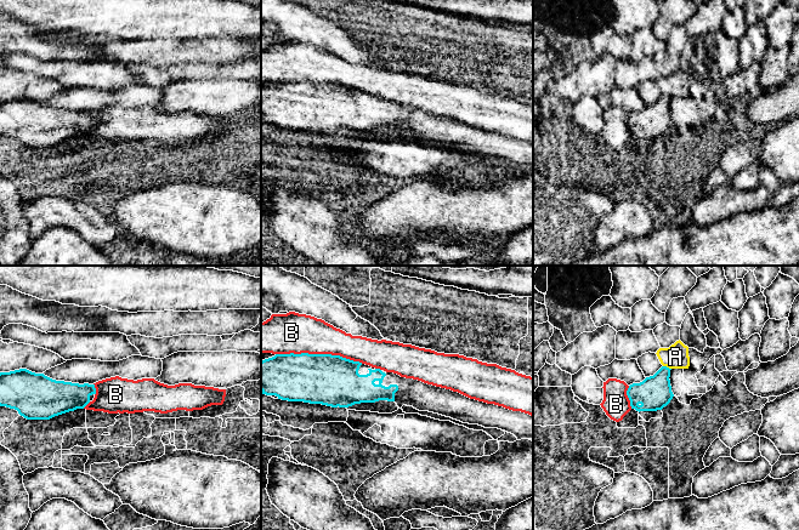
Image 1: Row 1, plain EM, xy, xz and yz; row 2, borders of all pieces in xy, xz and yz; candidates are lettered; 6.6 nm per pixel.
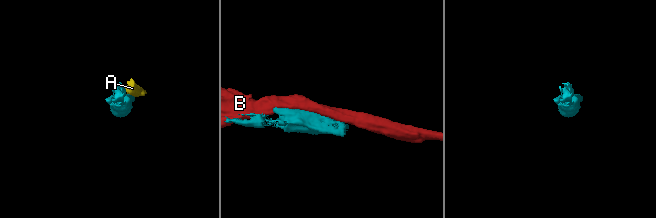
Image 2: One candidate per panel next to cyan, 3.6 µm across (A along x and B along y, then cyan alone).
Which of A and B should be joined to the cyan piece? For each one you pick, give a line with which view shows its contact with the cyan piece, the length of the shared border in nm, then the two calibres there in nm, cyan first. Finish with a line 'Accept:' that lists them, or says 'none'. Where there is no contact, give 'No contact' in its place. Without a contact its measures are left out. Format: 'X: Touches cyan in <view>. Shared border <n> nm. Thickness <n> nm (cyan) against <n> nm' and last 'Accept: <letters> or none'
Accept: none

